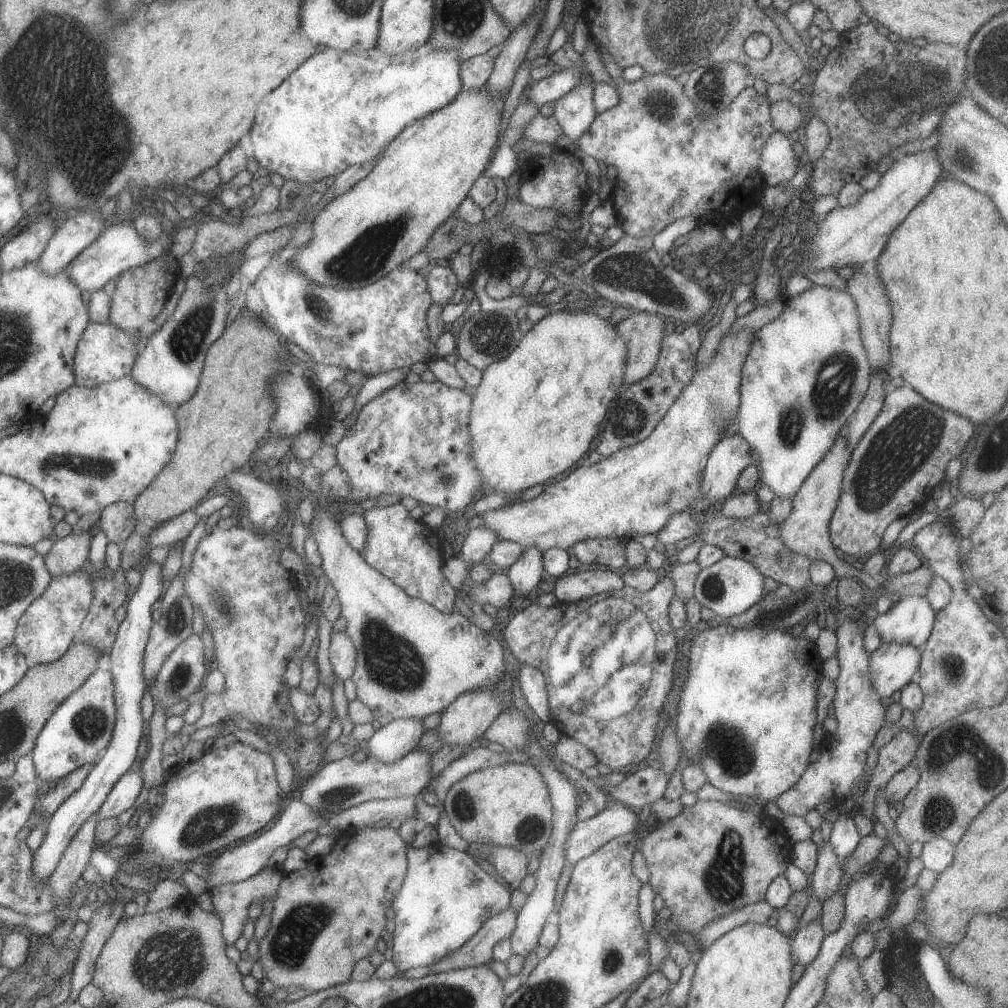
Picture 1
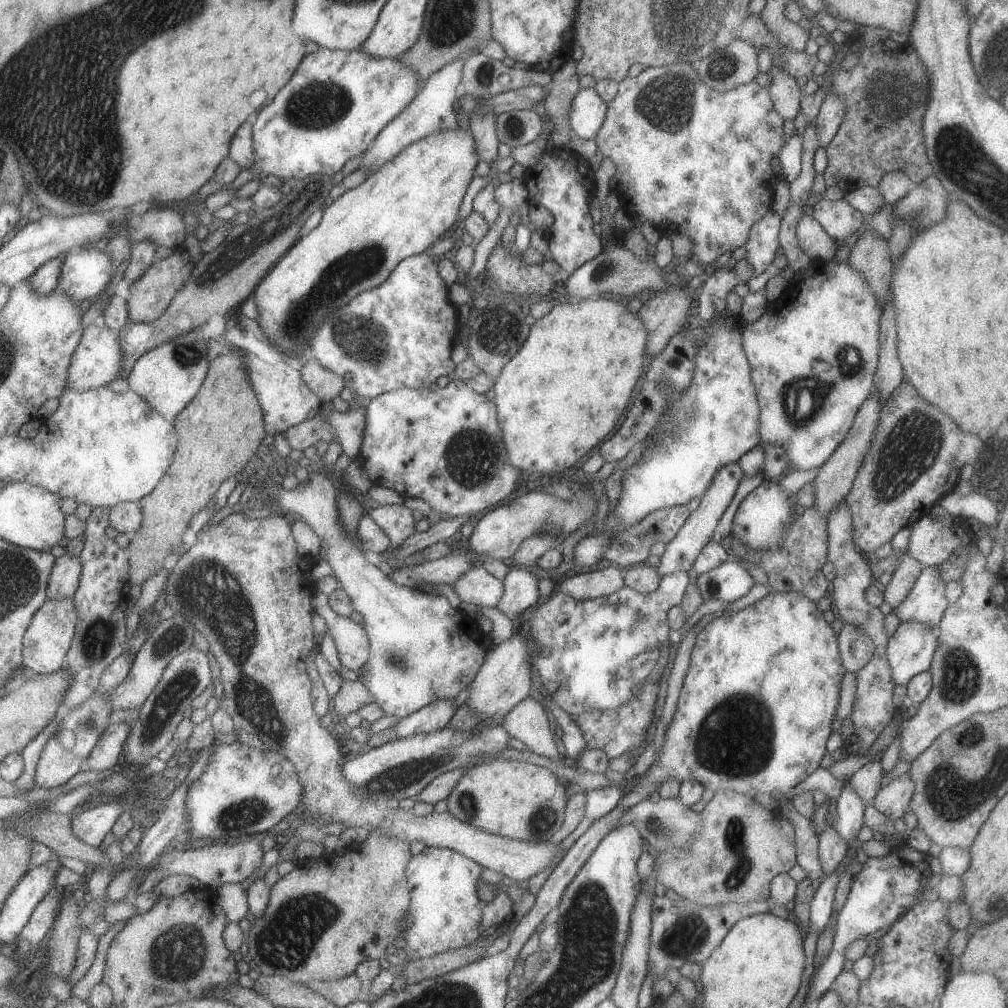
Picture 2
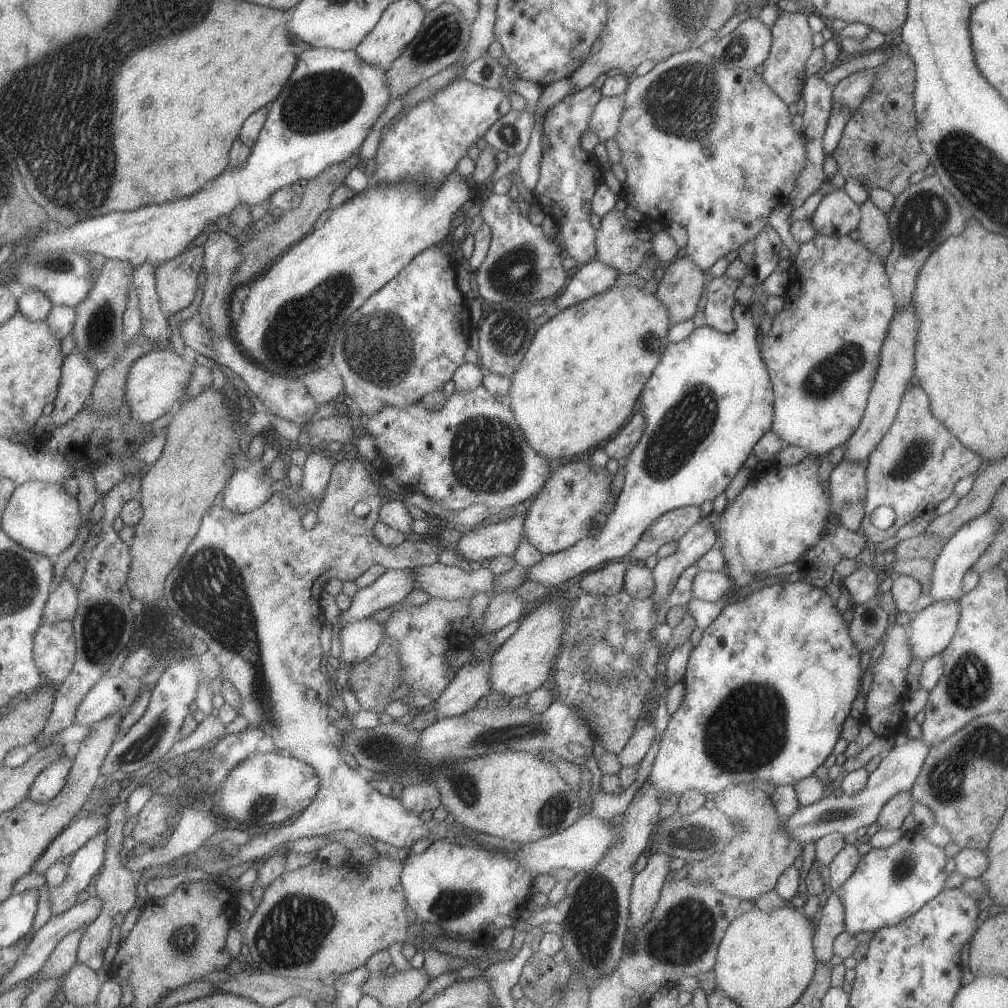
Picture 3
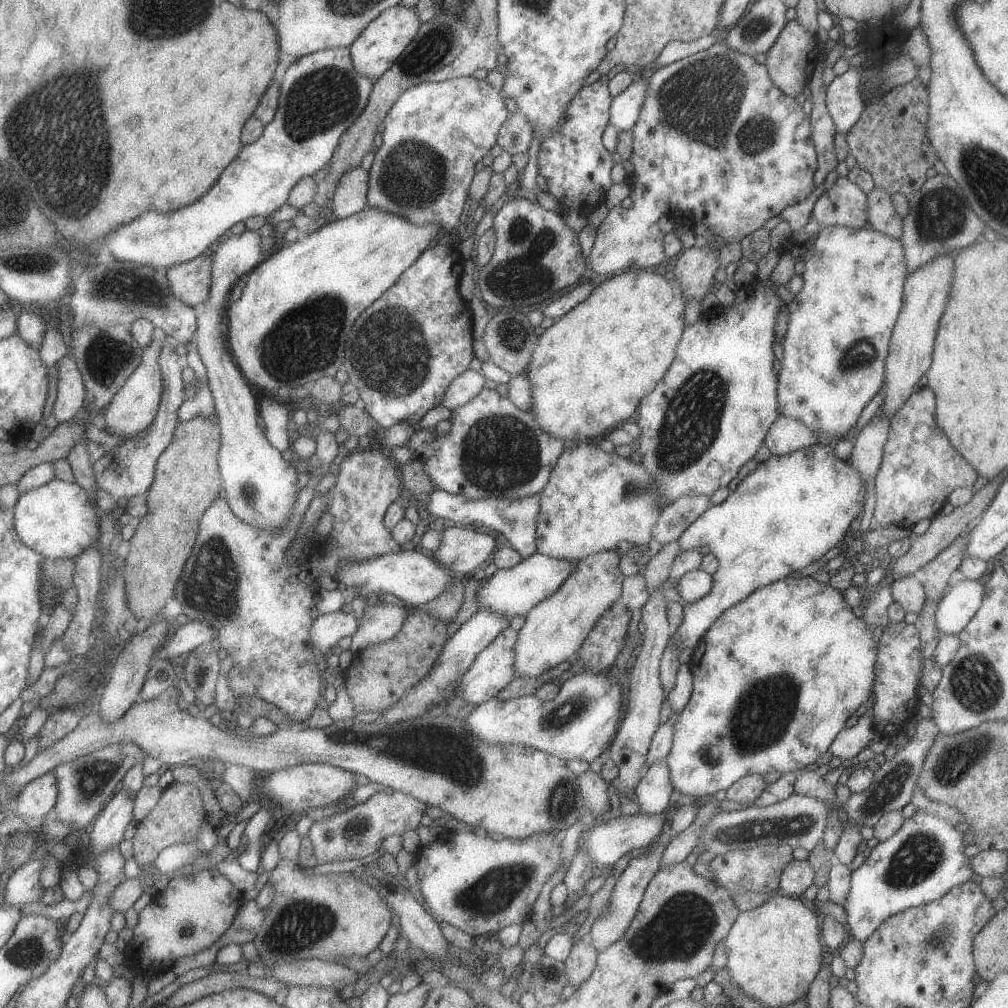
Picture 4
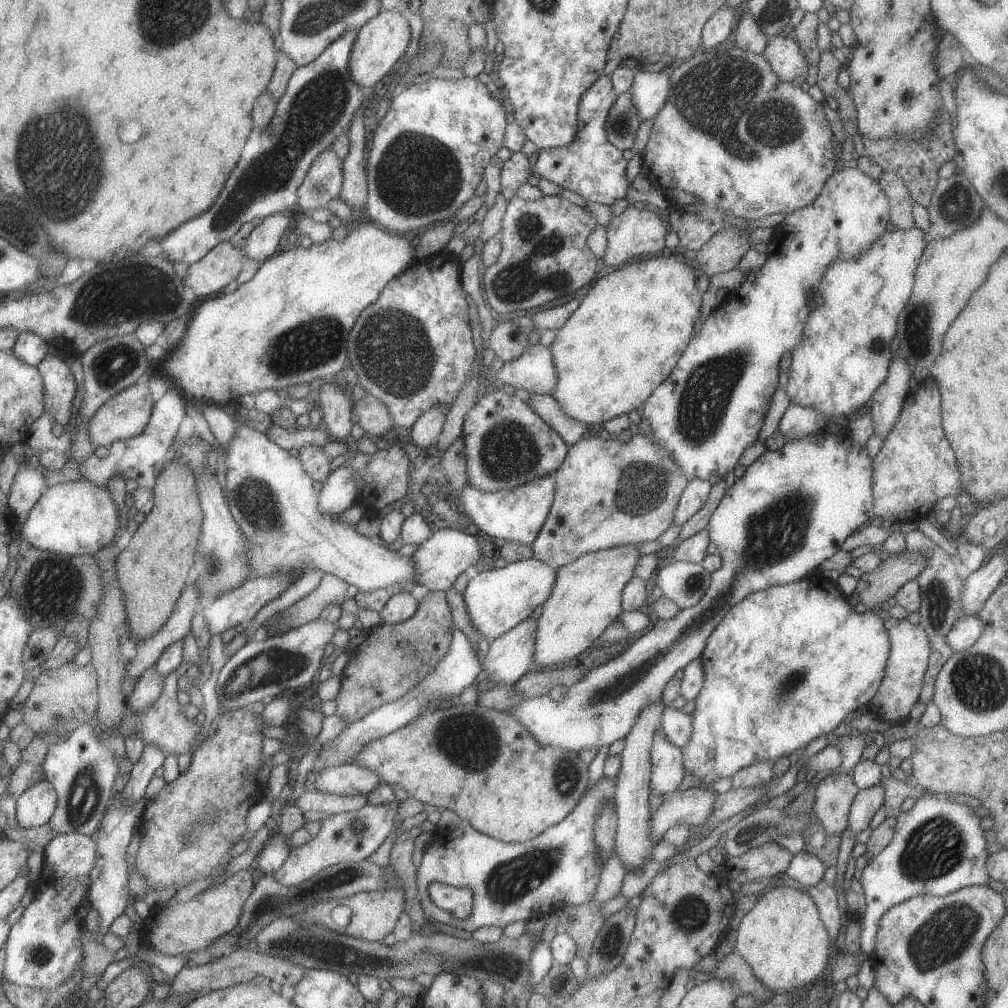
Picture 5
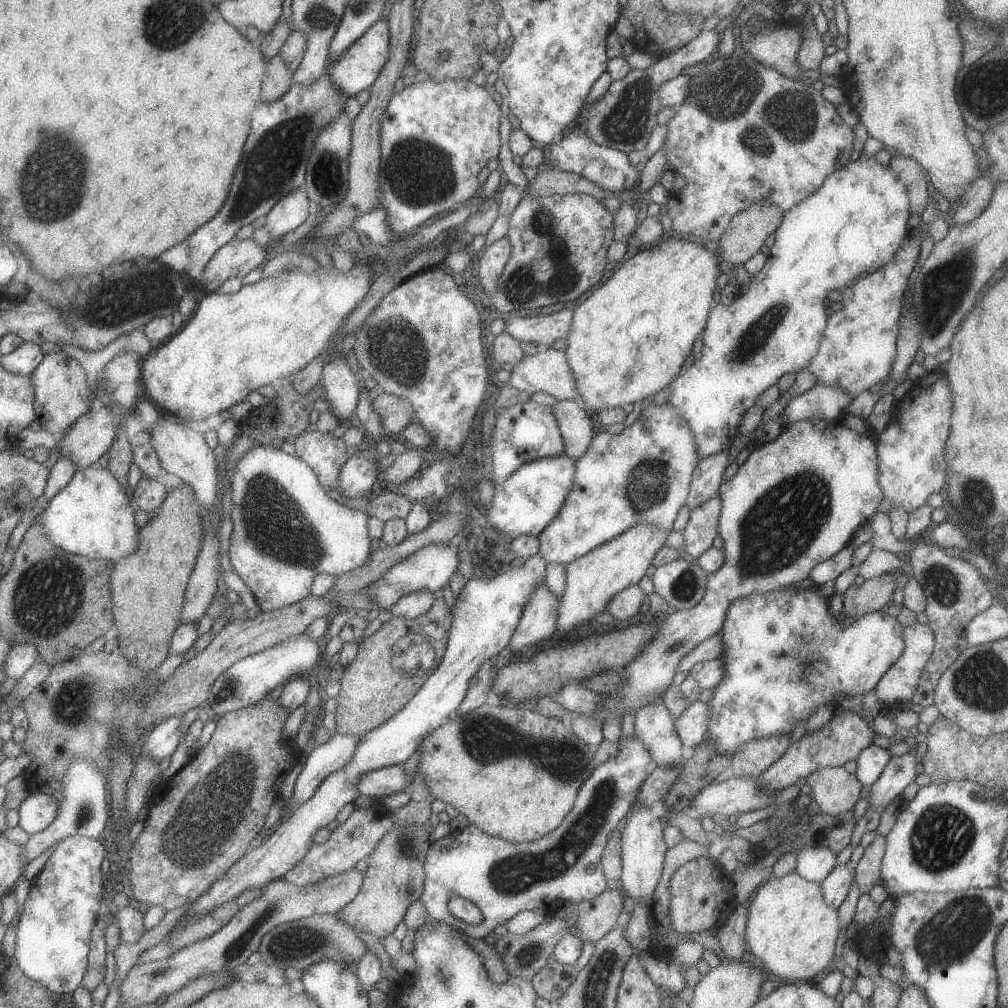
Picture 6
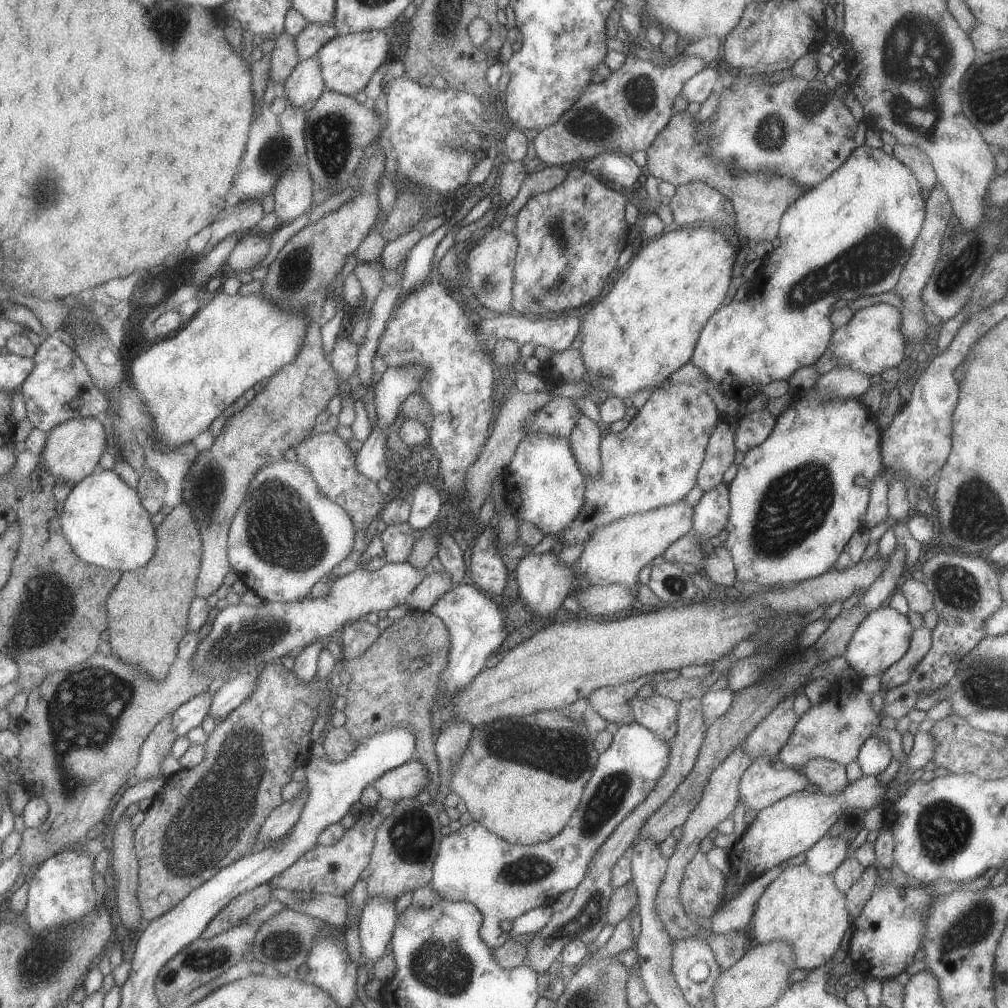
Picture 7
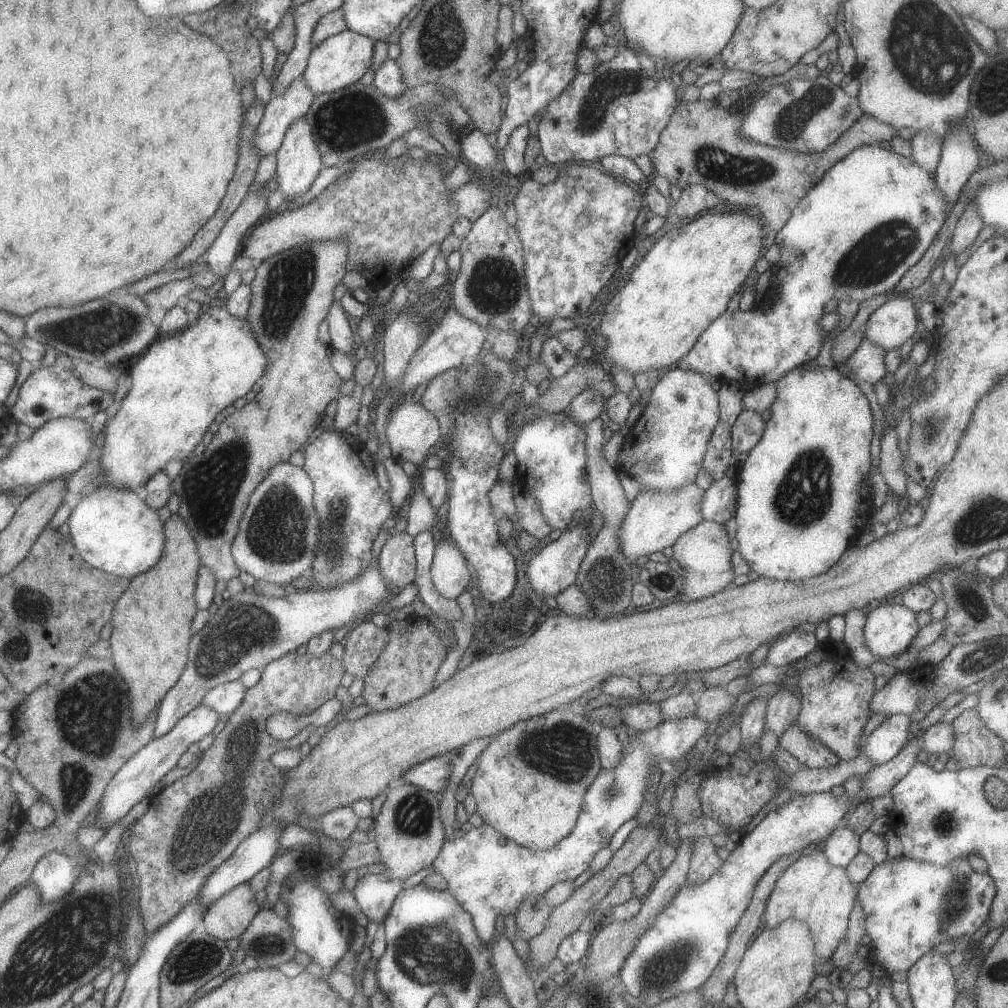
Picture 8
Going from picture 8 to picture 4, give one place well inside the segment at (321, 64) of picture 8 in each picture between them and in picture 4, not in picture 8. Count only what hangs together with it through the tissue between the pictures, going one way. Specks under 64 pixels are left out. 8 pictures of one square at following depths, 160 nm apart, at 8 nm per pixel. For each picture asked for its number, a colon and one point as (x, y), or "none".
4: (375, 50)
5: (380, 44)
6: (356, 68)
7: (347, 62)

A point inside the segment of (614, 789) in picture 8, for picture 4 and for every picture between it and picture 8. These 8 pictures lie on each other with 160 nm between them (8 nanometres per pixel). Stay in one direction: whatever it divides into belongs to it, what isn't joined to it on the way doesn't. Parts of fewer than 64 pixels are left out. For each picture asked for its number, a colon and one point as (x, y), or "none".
4: (479, 884)
5: (510, 882)
6: (501, 878)
7: (504, 880)

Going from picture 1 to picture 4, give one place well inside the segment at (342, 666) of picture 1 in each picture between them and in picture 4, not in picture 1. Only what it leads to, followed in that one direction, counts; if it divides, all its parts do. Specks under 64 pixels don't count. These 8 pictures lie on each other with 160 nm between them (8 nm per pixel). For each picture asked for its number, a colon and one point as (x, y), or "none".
2: (351, 640)
3: (359, 639)
4: (381, 621)

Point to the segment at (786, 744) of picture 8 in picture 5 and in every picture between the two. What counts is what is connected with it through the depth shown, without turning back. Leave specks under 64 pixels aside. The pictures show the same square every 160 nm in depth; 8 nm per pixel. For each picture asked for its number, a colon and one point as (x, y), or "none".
5: (835, 794)
6: (835, 790)
7: (830, 776)

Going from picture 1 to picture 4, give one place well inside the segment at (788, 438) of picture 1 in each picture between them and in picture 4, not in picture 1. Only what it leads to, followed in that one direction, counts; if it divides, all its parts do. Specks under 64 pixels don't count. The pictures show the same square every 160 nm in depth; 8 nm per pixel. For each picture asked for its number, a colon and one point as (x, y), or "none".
2: (828, 328)
3: (823, 352)
4: (839, 332)

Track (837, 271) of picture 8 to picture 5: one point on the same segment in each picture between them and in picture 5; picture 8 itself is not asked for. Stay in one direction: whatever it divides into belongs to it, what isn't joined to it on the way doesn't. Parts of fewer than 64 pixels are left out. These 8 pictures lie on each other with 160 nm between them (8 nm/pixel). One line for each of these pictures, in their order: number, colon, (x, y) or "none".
5: (712, 406)
6: (853, 225)
7: (850, 236)

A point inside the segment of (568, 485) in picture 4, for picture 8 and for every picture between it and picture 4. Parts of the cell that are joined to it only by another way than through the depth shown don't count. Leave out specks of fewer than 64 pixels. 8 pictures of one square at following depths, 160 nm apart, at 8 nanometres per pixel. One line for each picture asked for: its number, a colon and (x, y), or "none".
5: (608, 493)
6: (643, 474)
7: (654, 461)
8: (665, 450)

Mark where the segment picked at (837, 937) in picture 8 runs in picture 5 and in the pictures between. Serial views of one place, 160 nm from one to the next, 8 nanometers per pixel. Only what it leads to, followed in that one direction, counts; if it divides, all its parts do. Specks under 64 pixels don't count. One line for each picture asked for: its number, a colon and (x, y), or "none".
5: (783, 939)
6: (793, 934)
7: (807, 910)

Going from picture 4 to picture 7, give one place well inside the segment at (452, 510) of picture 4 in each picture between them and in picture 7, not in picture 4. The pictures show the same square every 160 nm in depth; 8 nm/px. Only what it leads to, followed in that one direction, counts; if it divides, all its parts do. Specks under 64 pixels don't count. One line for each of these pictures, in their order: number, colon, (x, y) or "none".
5: (517, 515)
6: (531, 497)
7: (543, 483)

